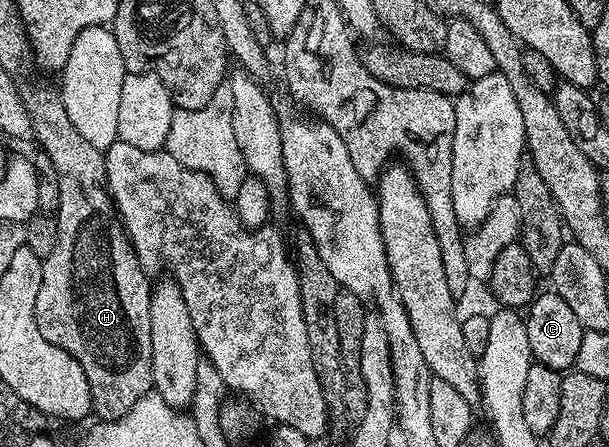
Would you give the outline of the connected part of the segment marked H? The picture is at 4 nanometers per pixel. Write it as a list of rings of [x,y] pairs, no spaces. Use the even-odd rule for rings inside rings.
[[[24,85],[21,91],[25,108],[28,109],[29,118],[32,120],[34,141],[36,143],[39,142],[38,149],[42,153],[47,154],[49,160],[53,160],[53,168],[57,168],[57,185],[61,187],[61,200],[59,201],[59,212],[57,215],[57,221],[59,223],[59,227],[57,228],[57,244],[53,247],[53,252],[49,252],[49,256],[43,259],[41,292],[37,292],[37,300],[35,301],[37,328],[41,328],[41,336],[45,336],[45,340],[49,340],[49,344],[53,344],[57,348],[69,352],[69,356],[73,356],[81,364],[81,368],[85,372],[85,380],[89,380],[91,409],[94,417],[99,420],[120,418],[121,416],[125,416],[125,412],[129,412],[129,408],[133,408],[133,404],[137,404],[137,400],[141,400],[146,394],[152,393],[153,390],[151,385],[153,332],[151,331],[151,321],[149,320],[149,304],[151,303],[153,286],[150,281],[147,283],[147,278],[149,278],[148,271],[140,266],[139,257],[135,255],[135,249],[128,242],[127,234],[123,231],[122,225],[115,213],[111,193],[107,191],[105,160],[103,159],[104,151],[97,149],[93,144],[89,144],[89,140],[85,140],[85,136],[81,136],[81,132],[77,132],[77,128],[73,128],[73,120],[69,120],[69,112],[65,112],[63,100],[58,89],[46,90],[43,86],[26,87]]]

